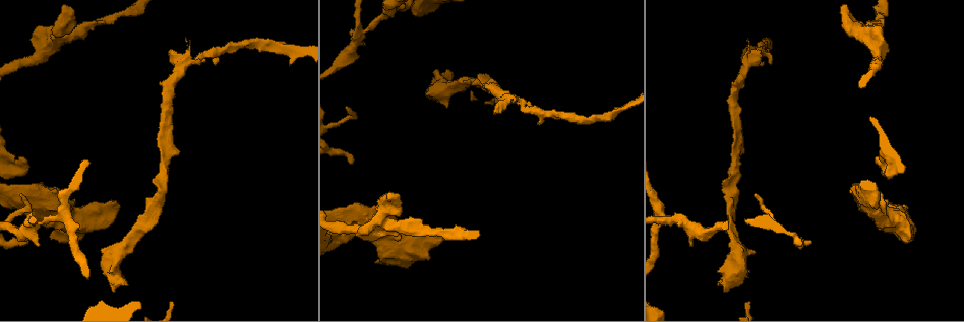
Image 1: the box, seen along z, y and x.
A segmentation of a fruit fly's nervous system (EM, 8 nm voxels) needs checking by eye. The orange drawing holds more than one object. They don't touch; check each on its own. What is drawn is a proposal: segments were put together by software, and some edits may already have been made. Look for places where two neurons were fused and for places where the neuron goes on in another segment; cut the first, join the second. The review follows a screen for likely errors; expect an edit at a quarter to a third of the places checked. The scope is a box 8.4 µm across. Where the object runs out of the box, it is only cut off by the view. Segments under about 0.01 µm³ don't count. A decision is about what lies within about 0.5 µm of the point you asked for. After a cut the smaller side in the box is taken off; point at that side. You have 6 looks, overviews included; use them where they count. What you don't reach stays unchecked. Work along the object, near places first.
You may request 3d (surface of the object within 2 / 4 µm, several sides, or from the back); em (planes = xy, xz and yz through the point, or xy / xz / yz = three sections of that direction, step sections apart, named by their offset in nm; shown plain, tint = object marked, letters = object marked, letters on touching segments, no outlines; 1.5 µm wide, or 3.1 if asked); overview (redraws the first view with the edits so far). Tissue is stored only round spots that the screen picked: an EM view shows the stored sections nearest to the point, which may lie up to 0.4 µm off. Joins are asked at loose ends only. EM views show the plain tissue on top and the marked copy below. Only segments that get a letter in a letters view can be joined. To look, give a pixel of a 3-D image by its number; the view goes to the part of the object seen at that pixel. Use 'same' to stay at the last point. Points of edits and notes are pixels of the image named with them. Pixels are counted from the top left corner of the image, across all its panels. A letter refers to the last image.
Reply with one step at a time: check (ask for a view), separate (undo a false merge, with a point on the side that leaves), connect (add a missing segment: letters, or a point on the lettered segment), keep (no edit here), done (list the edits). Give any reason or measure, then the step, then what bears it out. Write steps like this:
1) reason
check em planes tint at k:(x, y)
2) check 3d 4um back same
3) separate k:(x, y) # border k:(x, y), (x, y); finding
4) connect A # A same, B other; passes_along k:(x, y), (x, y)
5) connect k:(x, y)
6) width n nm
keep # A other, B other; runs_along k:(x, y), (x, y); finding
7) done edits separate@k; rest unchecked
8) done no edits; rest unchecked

sudden change in width
check em planes letters at 1:(112, 19)

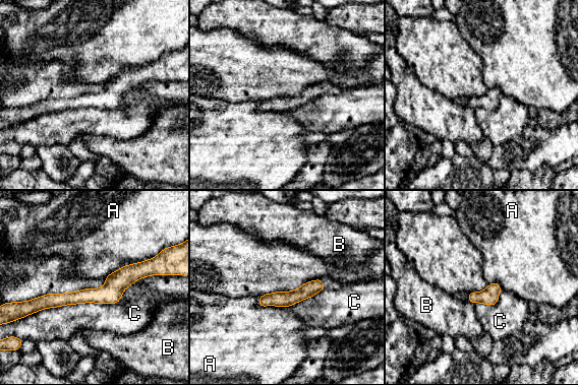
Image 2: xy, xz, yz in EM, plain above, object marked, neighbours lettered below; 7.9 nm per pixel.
width 120 nm
keep # A other, B other, C other; runs_along 2:(173, 272), (145, 268), (106, 295), (54, 299); continuous, no second neuron

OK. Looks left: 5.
stops while still wide
check em yz step 4 letters at 1:(113, 201)

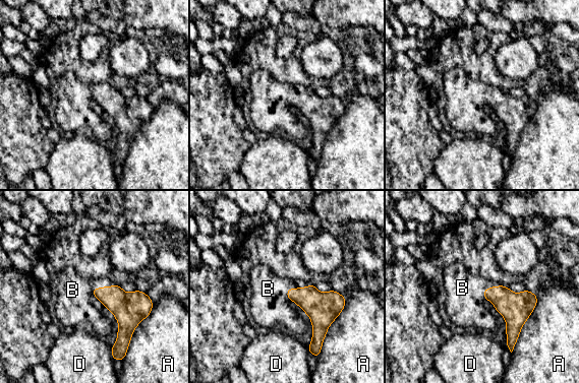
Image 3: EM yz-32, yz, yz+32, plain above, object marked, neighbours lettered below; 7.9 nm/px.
connect B # A other, B same, D other; the neuron continues

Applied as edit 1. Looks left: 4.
check overview

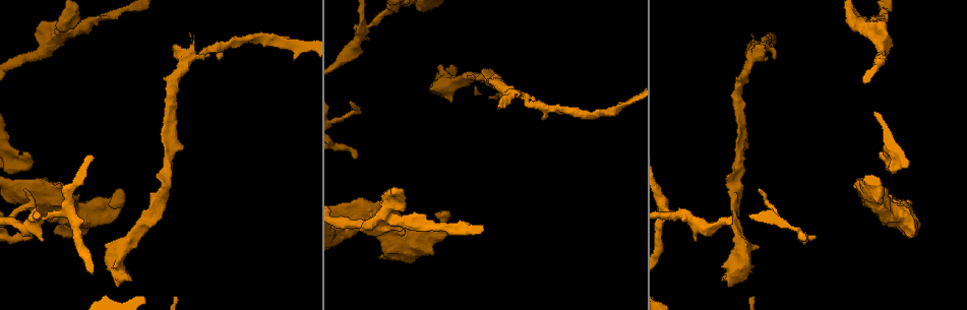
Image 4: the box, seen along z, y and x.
free end
check 3d 4um at 4:(354, 156)

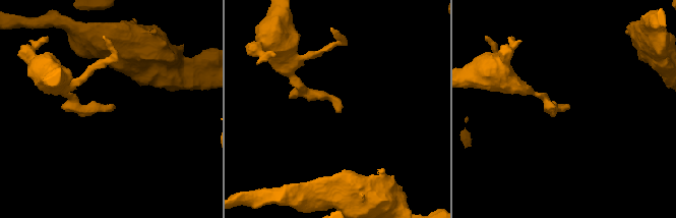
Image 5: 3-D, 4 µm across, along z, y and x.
check em planes letters at 5:(340, 109)

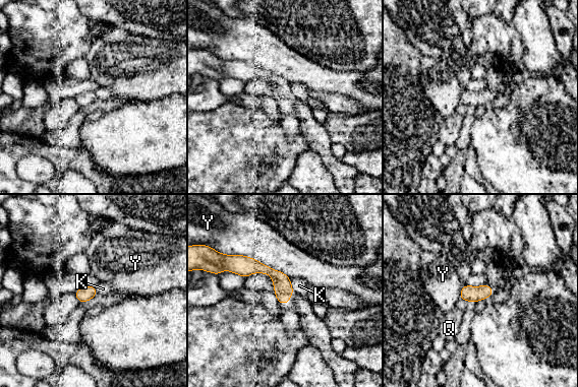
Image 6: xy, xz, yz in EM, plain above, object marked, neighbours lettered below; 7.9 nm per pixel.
longest_contact Y 500 nm
keep # K other, Q other, Y other; runs_along 6:(234, 265), (269, 270), (287, 298); none of them fits

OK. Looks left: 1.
done edits connect@3; rest unchecked

